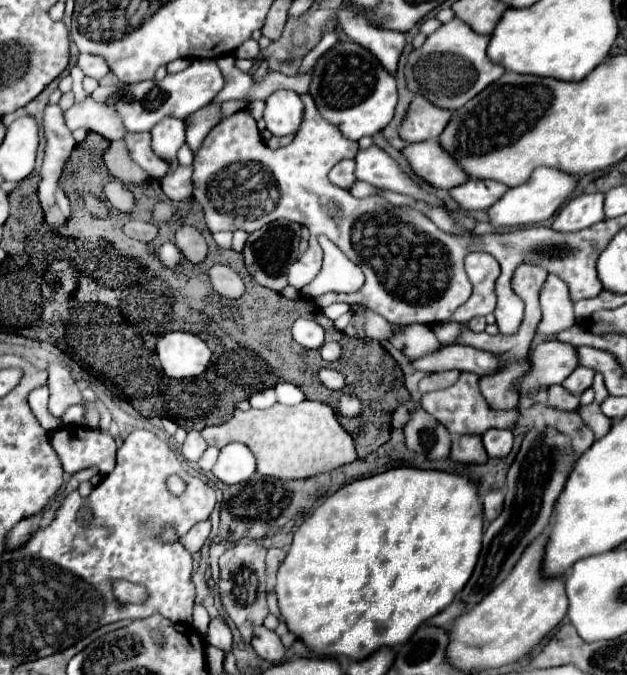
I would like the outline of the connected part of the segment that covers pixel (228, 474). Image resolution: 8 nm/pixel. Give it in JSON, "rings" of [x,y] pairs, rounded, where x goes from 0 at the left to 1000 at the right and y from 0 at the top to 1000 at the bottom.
{"rings":[[[362,658],[352,664],[340,702],[359,717],[394,714],[407,702],[407,676],[391,658]]]}

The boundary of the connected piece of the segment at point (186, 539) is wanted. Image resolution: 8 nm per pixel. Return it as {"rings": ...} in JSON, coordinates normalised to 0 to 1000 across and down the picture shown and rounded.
{"rings":[[[327,770],[327,773],[314,776],[308,785],[301,785],[301,791],[295,791],[285,803],[295,806],[295,815],[301,815],[305,821],[311,821],[311,818],[317,818],[321,809],[327,806],[333,788],[337,788],[337,773]]]}

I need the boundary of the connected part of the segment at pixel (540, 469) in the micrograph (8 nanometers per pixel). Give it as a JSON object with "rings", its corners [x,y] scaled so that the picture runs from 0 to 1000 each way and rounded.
{"rings":[[[847,637],[841,640],[831,667],[809,699],[809,735],[802,759],[777,779],[770,791],[770,815],[764,821],[764,833],[745,868],[735,877],[735,889],[748,898],[761,895],[777,880],[799,865],[834,815],[876,779],[879,759],[885,741],[892,738],[901,711],[914,693],[914,673],[907,664],[907,649],[885,637]]]}

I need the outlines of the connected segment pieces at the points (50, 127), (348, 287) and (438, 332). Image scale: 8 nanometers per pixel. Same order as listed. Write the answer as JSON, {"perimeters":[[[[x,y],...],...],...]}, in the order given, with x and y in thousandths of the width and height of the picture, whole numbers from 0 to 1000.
{"perimeters":[[[[75,157],[69,169],[69,190],[72,190],[72,234],[62,252],[65,261],[65,276],[62,279],[88,279],[91,267],[100,255],[100,246],[120,219],[120,207],[104,187],[100,178],[100,163],[94,157]]],[[[509,350],[509,361],[515,367],[515,397],[480,433],[496,441],[522,433],[569,433],[579,421],[576,397],[550,382],[550,376],[522,350]]],[[[722,477],[722,480],[707,480],[707,483],[694,486],[694,498],[700,501],[700,507],[703,507],[707,513],[729,510],[732,501],[735,501],[735,486],[738,486],[738,483],[742,483],[742,480],[729,480],[729,477]]]]}

